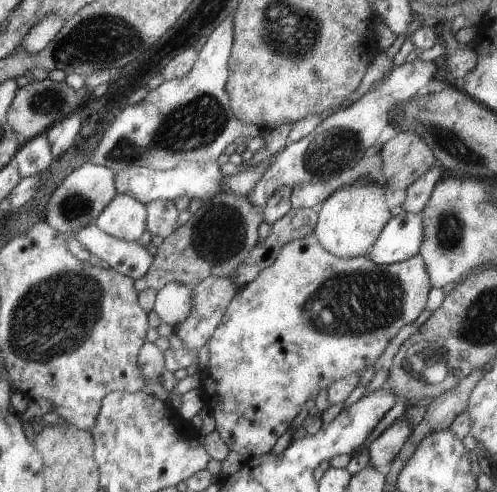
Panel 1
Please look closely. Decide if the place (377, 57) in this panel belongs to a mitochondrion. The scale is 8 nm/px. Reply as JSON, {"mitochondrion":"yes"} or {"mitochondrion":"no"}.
{"mitochondrion":"no"}

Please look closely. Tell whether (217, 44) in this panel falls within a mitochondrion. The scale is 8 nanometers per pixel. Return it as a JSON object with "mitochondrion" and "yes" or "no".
{"mitochondrion":"no"}

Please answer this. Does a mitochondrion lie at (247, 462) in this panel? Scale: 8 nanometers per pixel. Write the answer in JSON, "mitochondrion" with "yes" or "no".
{"mitochondrion":"no"}

